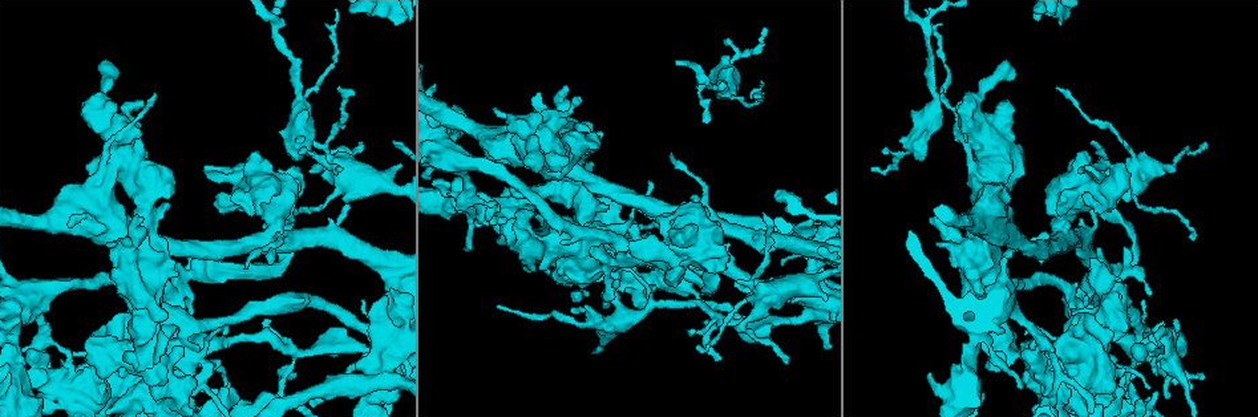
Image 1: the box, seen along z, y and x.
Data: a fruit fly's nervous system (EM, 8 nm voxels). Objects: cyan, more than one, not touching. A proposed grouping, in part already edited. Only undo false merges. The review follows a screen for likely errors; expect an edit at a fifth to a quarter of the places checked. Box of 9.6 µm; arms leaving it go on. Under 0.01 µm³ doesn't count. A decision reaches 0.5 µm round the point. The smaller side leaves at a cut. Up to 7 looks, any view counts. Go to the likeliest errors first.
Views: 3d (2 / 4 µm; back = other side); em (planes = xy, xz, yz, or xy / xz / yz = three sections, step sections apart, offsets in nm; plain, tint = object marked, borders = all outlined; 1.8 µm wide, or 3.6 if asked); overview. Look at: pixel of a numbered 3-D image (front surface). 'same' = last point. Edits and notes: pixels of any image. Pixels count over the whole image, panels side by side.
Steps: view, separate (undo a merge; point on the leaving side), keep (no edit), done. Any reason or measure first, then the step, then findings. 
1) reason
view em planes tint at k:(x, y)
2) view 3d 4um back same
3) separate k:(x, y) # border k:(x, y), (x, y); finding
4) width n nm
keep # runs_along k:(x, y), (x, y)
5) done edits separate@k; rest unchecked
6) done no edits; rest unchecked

small branch off a trunk
view 3d 4um at 1:(1061, 234)

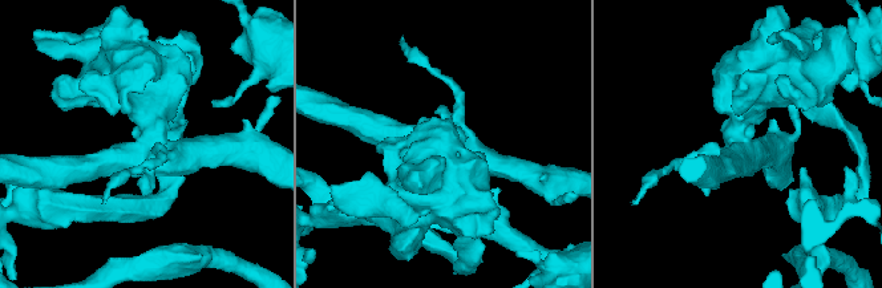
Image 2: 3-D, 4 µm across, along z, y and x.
shape alone is not enough
view em xy step 16 tint at 2:(742, 150)

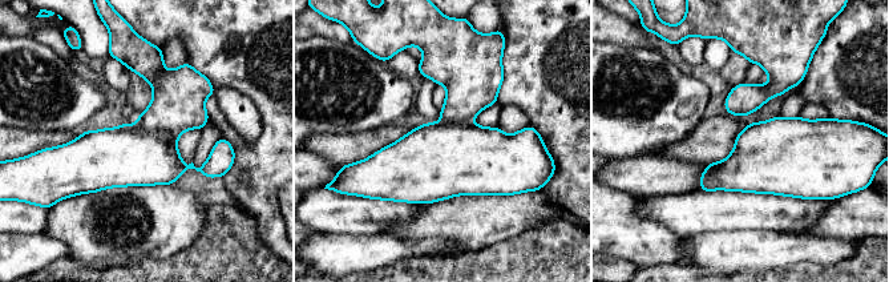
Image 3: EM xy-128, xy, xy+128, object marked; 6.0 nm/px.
view em planes tint same

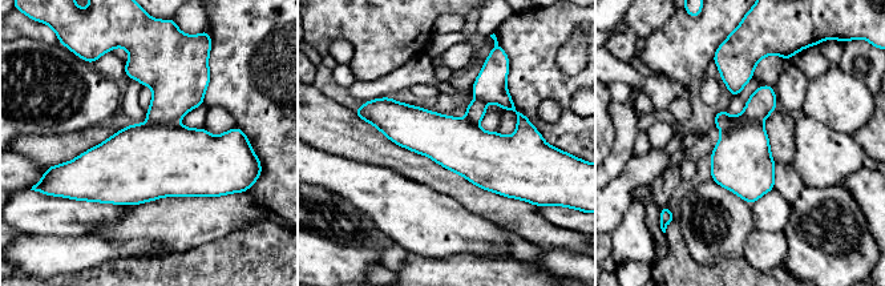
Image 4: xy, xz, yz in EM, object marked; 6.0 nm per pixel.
separate 4:(763, 101) # border 4:(762, 120), (732, 124), (722, 131); a second neuron is stuck on

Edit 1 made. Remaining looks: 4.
calibre changes
view 3d 4um at 1:(392, 343)

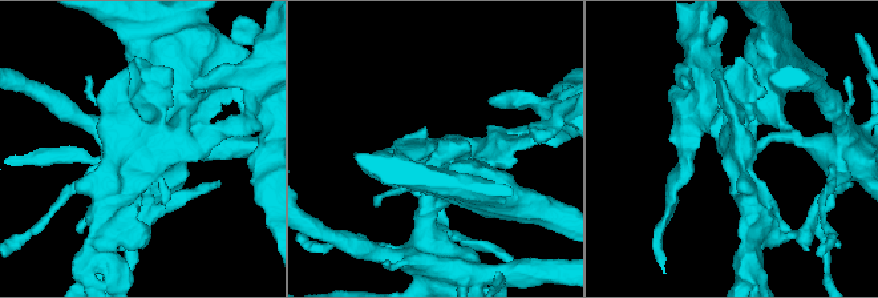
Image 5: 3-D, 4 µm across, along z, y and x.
view em planes tint at 5:(134, 154)

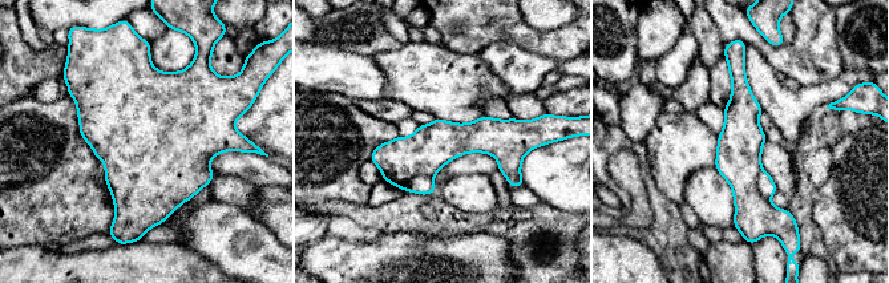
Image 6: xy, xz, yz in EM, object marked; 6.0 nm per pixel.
separate 6:(739, 150) # part_leaving 6:(734, 63), (742, 97), (747, 222); two neurons meet here

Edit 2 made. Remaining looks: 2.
redraw
view overview

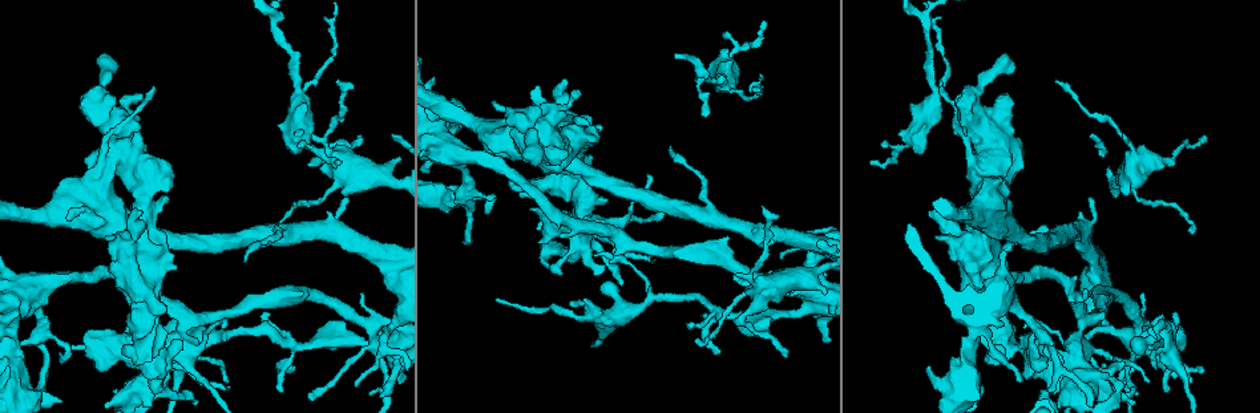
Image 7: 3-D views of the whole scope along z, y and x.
side arm on a straight run
view em yz step 8 borders at 7:(725, 86)

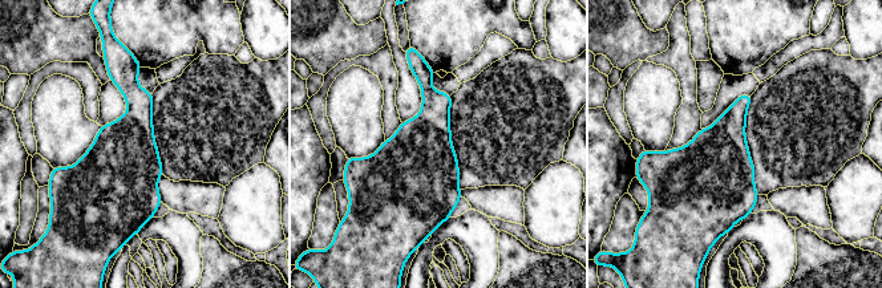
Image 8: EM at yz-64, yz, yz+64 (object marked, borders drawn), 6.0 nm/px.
keep # continuous, no second neuron

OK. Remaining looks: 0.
done edits separate@4, separate@6; rest unchecked

